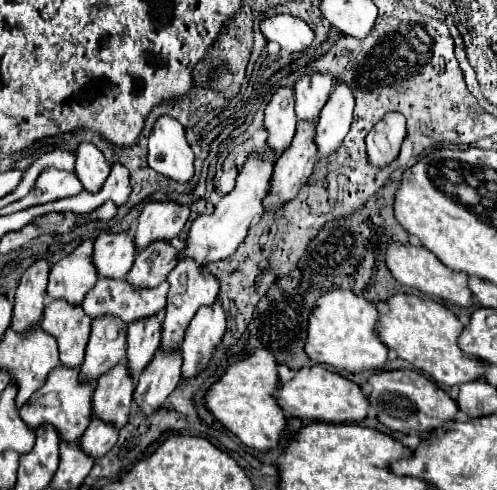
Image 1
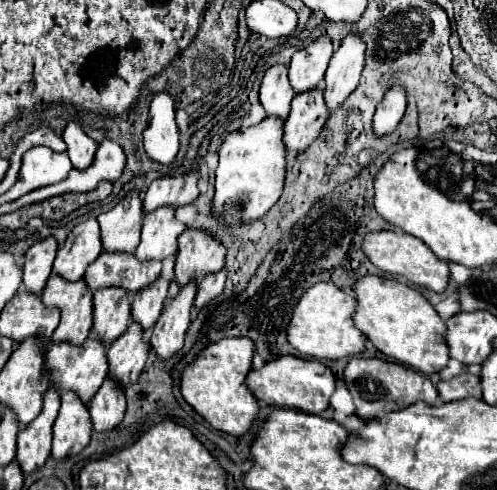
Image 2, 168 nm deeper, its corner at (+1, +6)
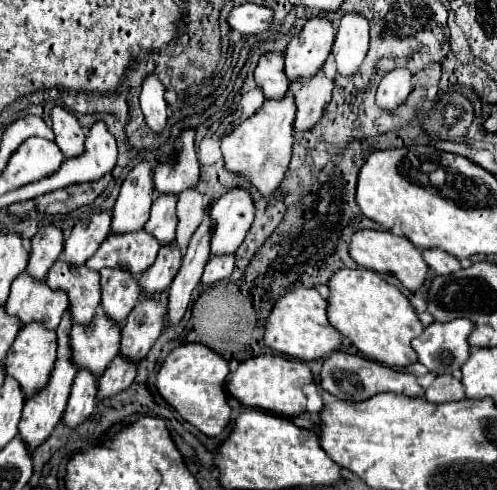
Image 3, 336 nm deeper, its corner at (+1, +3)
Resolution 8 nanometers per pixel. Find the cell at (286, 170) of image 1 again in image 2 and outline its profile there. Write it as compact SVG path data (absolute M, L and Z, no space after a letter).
M319 88L307 90L307 94L295 94L291 112L285 120L283 142L287 152L303 152L313 140L319 138L327 118L329 110Z

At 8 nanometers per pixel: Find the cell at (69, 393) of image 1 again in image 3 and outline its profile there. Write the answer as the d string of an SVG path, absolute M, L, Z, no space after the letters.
M103 313L95 315L89 329L71 327L71 361L77 369L87 369L101 377L119 353L119 325L111 325Z

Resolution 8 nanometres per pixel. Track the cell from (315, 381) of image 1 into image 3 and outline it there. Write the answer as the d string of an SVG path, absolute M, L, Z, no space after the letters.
M259 355L243 361L239 369L227 377L227 391L245 407L283 413L291 417L307 411L307 395L303 393L303 387L309 383L313 383L313 373L307 367L307 363L279 355Z

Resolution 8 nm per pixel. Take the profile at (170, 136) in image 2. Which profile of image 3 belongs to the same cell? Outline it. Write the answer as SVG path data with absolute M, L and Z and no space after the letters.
M155 75L145 77L139 101L145 115L145 121L153 133L161 133L167 125L167 101L165 101L165 87L161 85Z

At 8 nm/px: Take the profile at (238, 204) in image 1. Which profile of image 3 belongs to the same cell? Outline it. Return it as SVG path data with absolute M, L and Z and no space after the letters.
M287 95L283 101L265 101L255 115L251 115L247 121L237 125L229 135L221 139L225 169L229 173L243 175L265 199L269 199L279 189L289 169L293 119L295 119L295 103L291 95Z

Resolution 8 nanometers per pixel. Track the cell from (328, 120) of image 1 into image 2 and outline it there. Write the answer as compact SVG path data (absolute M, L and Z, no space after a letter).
M347 34L341 46L335 50L327 74L325 74L325 102L329 110L341 106L341 102L357 88L361 70L365 66L365 42L357 34Z

